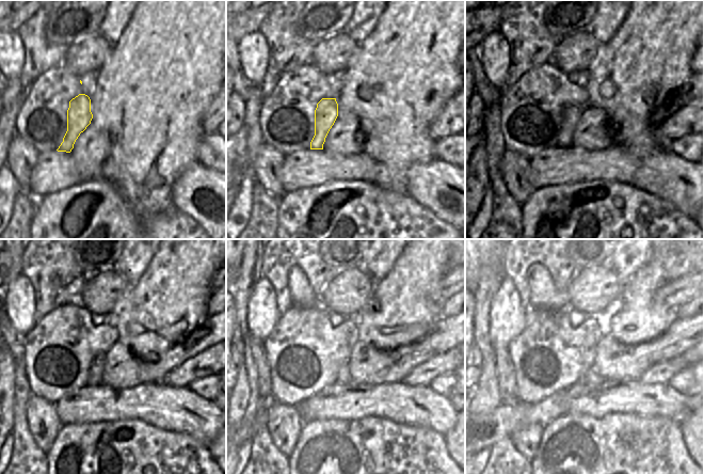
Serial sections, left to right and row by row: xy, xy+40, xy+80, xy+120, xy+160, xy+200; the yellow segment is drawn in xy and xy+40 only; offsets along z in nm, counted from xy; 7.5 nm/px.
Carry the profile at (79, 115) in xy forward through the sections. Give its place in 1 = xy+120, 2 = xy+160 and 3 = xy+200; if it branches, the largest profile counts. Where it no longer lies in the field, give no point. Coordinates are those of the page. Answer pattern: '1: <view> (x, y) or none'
1: xy+120 (96, 369)
2: xy+160 (344, 378)
3: xy+200 (592, 379)

